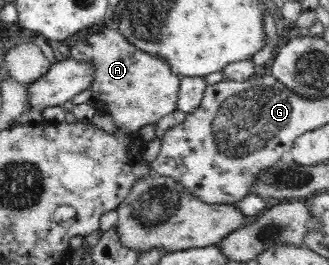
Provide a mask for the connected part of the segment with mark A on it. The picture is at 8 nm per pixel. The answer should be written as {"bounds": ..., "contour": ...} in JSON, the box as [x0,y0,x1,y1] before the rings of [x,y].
{"bounds":[68,27,181,134],"contour":[[[106,27],[97,34],[82,36],[69,48],[68,57],[95,62],[97,73],[89,86],[99,94],[95,109],[110,114],[114,123],[126,133],[135,134],[179,108],[181,77],[171,71],[164,59],[140,50],[118,29]]]}

